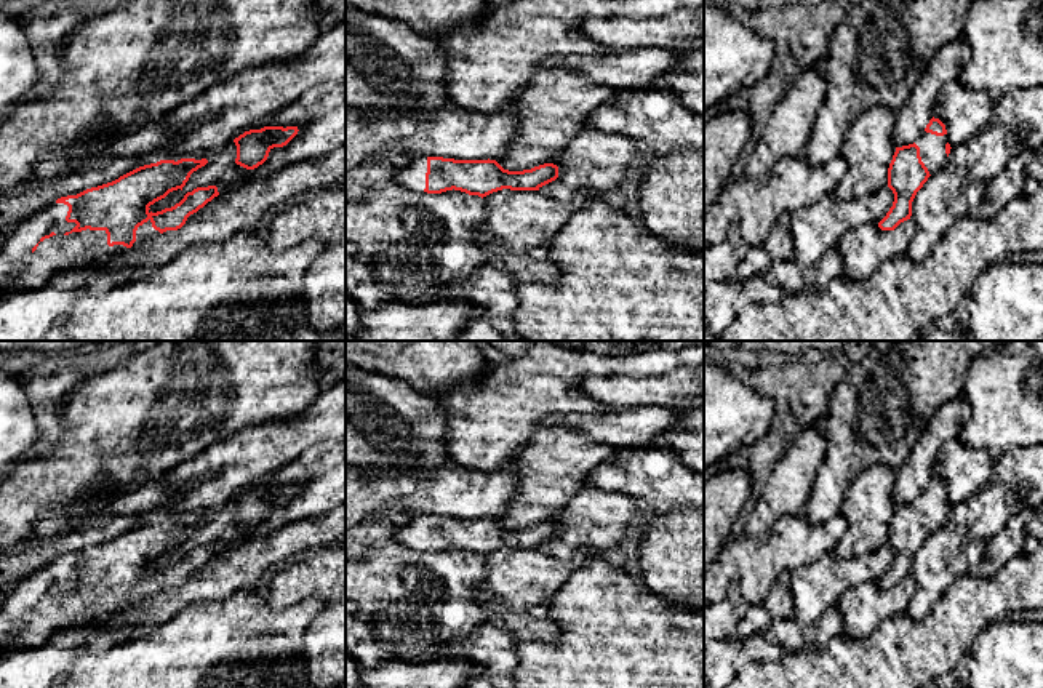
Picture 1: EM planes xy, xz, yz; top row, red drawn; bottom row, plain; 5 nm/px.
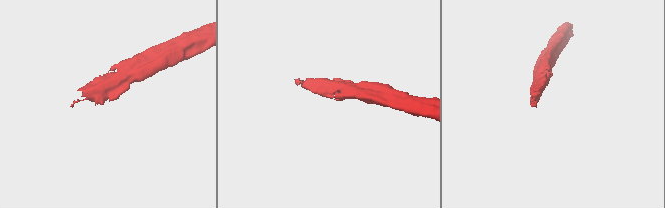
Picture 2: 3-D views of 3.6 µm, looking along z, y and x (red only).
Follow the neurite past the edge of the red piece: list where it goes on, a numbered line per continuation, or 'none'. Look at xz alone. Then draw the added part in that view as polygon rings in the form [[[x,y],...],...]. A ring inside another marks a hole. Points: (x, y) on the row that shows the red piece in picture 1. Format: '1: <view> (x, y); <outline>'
1: xz (413, 176); [[[416,155],[410,165],[398,170],[397,176],[394,178],[394,182],[414,192],[424,192],[426,173],[427,157]]]

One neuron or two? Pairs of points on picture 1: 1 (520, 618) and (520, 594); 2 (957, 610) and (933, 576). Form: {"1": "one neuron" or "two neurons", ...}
{"1": "two neurons", "2": "two neurons"}

